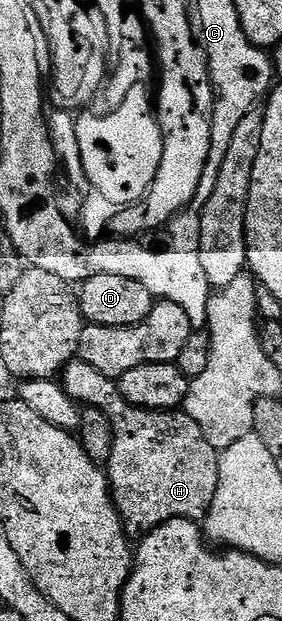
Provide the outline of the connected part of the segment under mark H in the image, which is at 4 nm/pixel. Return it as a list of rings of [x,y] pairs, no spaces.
[[[78,359],[65,366],[61,384],[80,406],[103,412],[113,427],[113,455],[105,472],[128,538],[142,538],[145,531],[173,519],[202,522],[213,507],[213,495],[217,495],[219,453],[186,411],[137,407],[123,398],[112,378]]]

